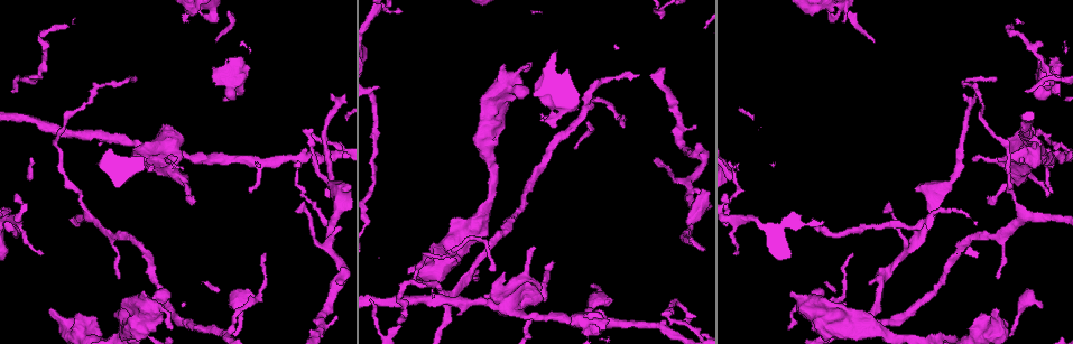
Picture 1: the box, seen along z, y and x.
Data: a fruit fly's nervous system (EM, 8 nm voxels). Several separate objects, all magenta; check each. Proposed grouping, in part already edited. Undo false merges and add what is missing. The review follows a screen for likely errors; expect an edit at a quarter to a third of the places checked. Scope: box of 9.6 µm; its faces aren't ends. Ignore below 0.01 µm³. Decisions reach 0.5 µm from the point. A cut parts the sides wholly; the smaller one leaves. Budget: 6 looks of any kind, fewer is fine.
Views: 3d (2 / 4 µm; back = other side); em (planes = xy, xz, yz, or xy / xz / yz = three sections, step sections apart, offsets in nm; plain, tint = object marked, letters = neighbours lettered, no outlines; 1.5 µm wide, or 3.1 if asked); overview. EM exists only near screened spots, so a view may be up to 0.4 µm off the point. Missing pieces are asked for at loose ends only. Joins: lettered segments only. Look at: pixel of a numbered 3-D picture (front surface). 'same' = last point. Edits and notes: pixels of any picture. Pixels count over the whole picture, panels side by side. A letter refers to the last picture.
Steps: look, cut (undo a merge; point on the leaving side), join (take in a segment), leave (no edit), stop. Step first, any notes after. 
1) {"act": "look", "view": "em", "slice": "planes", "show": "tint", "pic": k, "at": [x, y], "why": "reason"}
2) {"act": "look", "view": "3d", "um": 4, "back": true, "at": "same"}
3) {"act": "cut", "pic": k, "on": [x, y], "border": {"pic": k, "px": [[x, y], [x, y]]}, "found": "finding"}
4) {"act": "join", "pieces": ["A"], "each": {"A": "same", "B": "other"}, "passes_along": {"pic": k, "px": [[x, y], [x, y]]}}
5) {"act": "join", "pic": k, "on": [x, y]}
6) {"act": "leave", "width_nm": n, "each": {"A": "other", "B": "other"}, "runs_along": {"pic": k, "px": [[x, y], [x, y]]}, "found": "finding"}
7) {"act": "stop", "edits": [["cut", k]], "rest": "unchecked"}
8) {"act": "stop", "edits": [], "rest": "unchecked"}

{"act": "look", "view": "em", "slice": "xz", "step": 8, "show": "tint", "pic": 1, "at": [1040, 55]}

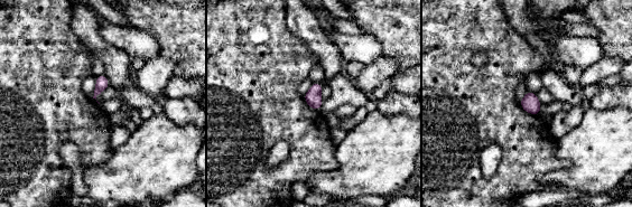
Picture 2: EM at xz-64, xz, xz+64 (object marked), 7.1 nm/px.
{"act": "look", "view": "em", "slice": "planes", "show": "tint", "at": "same"}

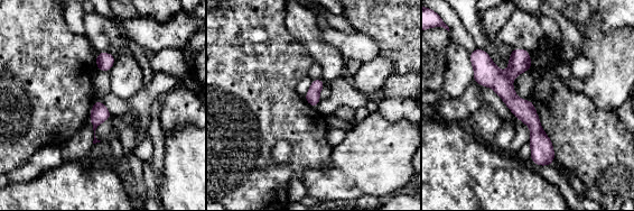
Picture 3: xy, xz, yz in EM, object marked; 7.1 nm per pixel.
{"act": "look", "view": "em", "slice": "planes", "show": "letters", "at": "same", "why": "what lies round it"}

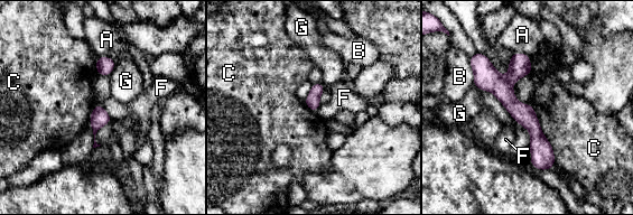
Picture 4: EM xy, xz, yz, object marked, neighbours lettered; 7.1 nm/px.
{"act": "leave", "each": {"A": "other", "B": "other", "C": "other", "F": "other", "G": "other"}, "border": {"pic": 4, "px": [[99, 103], [111, 119]]}, "found": "all the same cell"}

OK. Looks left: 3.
{"act": "look", "view": "3d", "um": 4, "pic": 1, "at": [1010, 177], "why": "a narrow waist"}

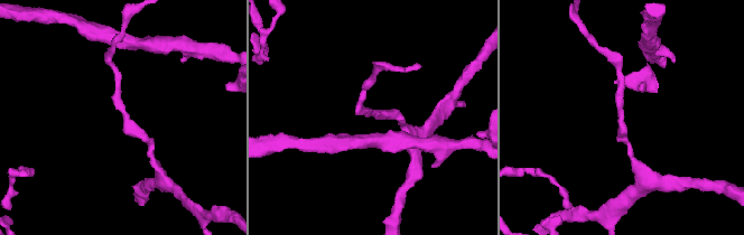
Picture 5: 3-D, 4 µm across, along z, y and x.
{"act": "look", "view": "em", "slice": "planes", "show": "tint", "pic": 5, "at": [378, 116], "why": "need the tissue"}

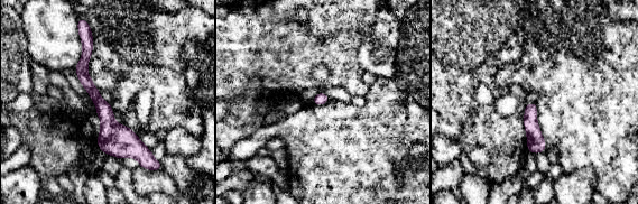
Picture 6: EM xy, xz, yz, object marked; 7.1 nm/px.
{"act": "look", "view": "em", "slice": "planes", "show": "letters", "at": "same"}

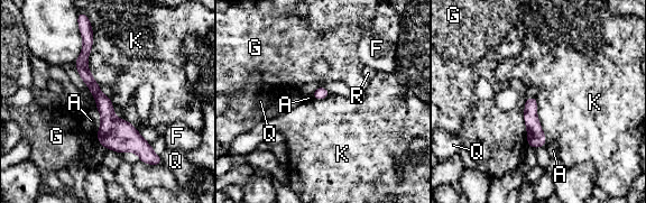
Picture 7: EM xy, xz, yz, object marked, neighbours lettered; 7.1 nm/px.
{"act": "leave", "width_nm": 130, "each": {"A": "other", "F": "other", "G": "other", "K": "other", "Q": "other", "R": "other"}, "runs_along": {"pic": 7, "px": [[82, 72], [108, 117], [158, 162]]}, "found": "all the same cell"}

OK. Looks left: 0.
{"act": "stop", "edits": [], "rest": "unchecked"}

